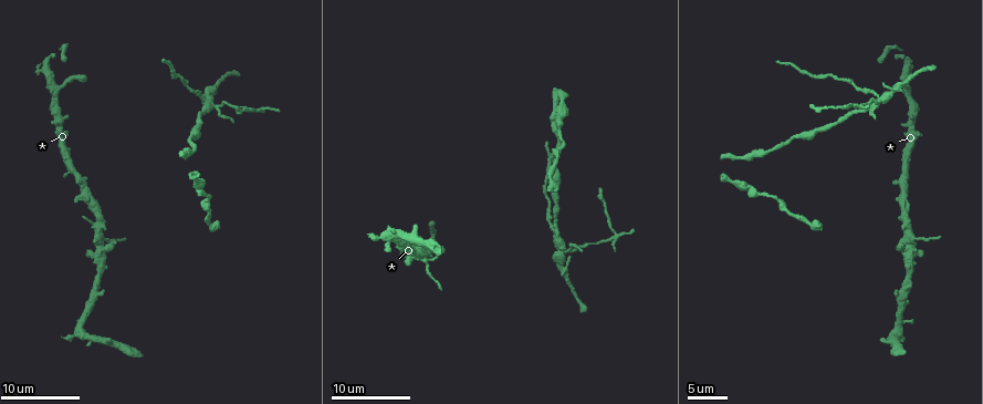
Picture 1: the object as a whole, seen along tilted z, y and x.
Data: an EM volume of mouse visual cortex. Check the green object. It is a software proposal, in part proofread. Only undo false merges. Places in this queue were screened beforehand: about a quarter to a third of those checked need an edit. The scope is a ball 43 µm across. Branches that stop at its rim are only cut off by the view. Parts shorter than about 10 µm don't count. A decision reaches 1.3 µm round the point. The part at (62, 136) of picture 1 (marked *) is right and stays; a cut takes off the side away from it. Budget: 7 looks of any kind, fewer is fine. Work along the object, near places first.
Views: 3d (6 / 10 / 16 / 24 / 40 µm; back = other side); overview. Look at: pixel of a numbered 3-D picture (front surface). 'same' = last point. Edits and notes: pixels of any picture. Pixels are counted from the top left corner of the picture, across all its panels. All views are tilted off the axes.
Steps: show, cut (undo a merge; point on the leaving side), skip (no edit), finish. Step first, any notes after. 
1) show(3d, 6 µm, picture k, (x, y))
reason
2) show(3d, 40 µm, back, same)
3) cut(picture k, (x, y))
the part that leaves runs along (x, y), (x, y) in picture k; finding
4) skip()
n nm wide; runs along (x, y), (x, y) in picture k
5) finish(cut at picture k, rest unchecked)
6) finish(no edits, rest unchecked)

show(3d, 16 µm, picture 1, (60, 117))

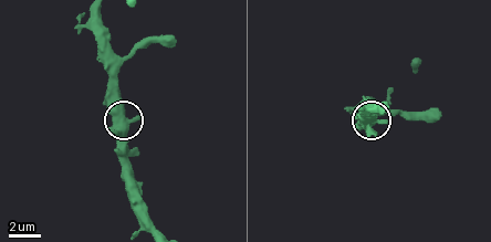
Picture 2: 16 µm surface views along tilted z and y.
skip()
3 arms; runs along (126, 157), (124, 103), (116, 80) in picture 2; continuous, no second neuron

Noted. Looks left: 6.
show(3d, 10 µm, picture 1, (103, 248))

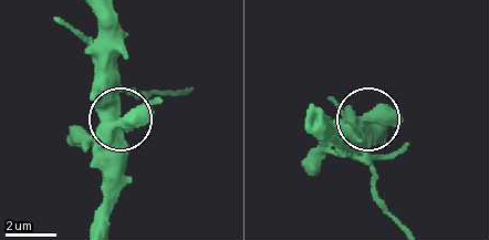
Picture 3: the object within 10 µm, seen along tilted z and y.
skip()
runs along (99, 19), (101, 95), (117, 121), (114, 181) in picture 3; continuous, no second neuron

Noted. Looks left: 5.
show(3d, 10 µm, picture 1, (882, 98))
four-way junction

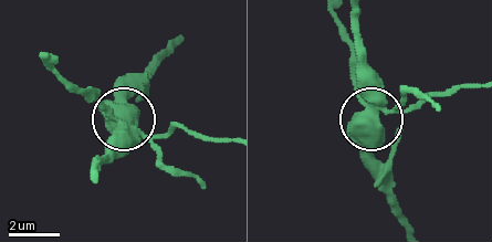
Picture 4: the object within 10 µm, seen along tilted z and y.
cut(picture 4, (97, 103))
two neurons meet here

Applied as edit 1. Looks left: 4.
finish(cut at picture 4, rest unchecked)

